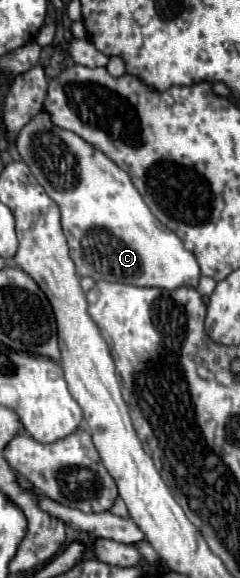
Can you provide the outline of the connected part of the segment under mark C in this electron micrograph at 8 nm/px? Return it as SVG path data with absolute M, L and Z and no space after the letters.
M46 112L34 116L20 130L16 148L38 184L58 204L62 230L80 276L164 290L196 288L200 266L194 254L184 248L184 242L174 232L158 222L130 176L110 158L90 148L74 132L52 126Z

